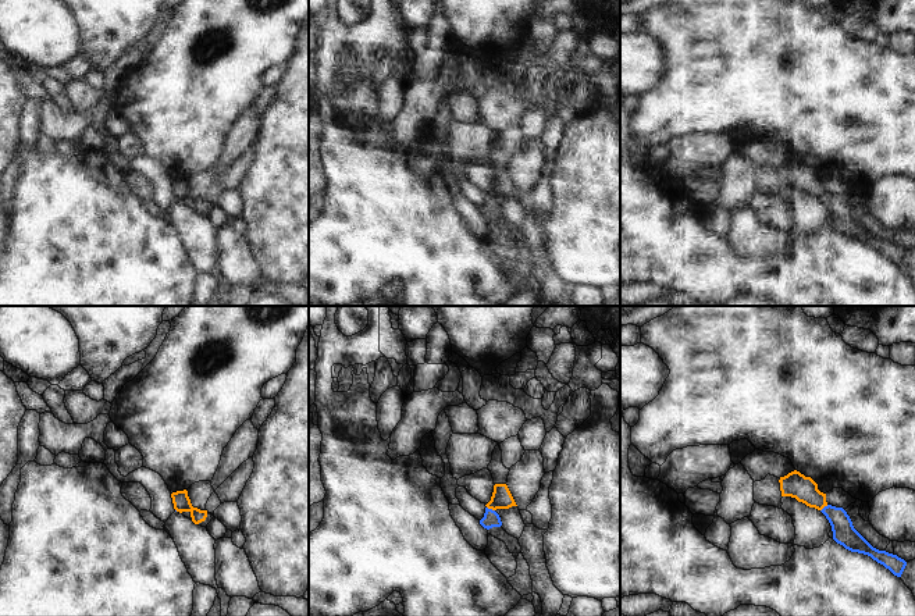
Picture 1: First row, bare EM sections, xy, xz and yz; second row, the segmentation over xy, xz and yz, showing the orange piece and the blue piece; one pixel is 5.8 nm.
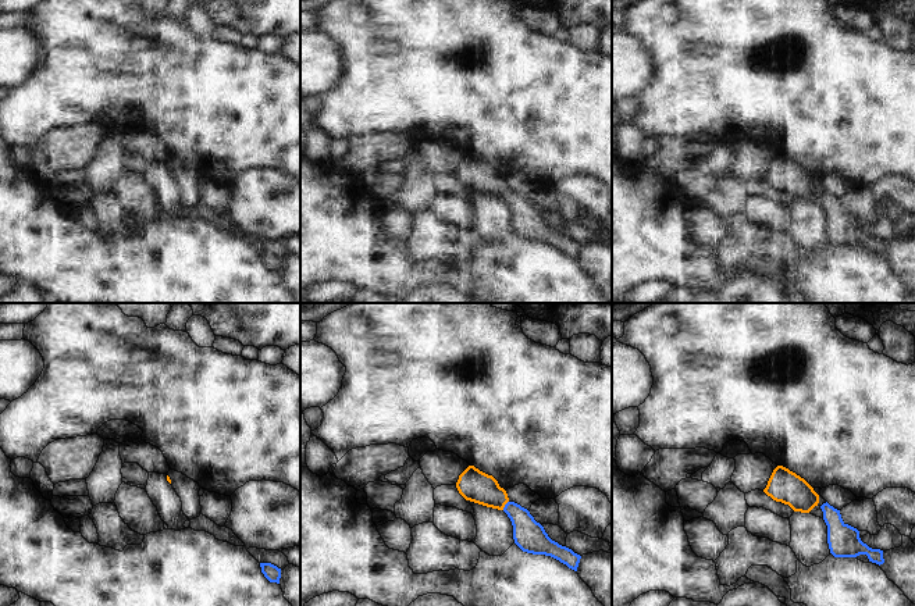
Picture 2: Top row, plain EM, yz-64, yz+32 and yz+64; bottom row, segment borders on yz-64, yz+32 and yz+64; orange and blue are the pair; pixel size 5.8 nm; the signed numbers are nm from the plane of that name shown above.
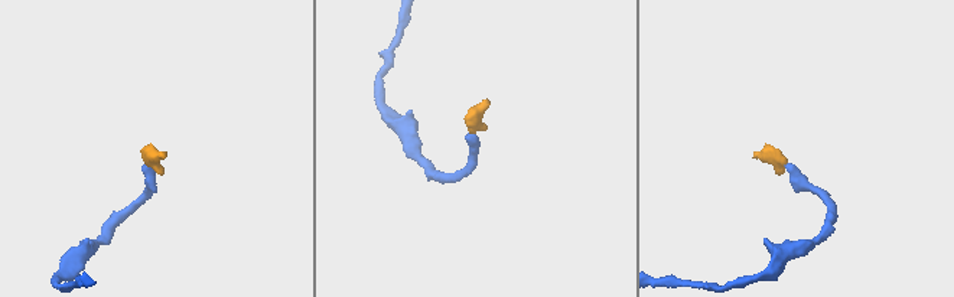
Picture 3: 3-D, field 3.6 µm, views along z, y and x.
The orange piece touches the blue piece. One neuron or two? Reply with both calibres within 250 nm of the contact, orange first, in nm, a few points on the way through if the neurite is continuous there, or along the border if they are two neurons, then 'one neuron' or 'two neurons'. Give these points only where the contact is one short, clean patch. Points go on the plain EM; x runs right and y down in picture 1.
120 nm thick on the orange side, 100 nm on the other; runs through xz (501, 187), (491, 196), (491, 207); one neuron

